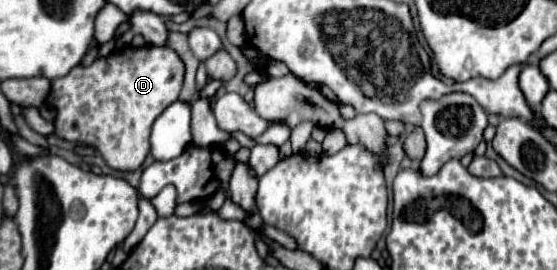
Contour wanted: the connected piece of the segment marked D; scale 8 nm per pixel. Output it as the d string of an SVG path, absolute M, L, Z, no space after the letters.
M124 47L114 55L96 59L90 67L74 67L68 75L52 81L52 91L46 97L50 107L58 109L54 119L56 135L74 141L74 143L88 143L98 149L104 161L116 171L136 171L144 163L146 155L150 153L150 131L154 119L178 99L184 79L184 63L170 47Z

